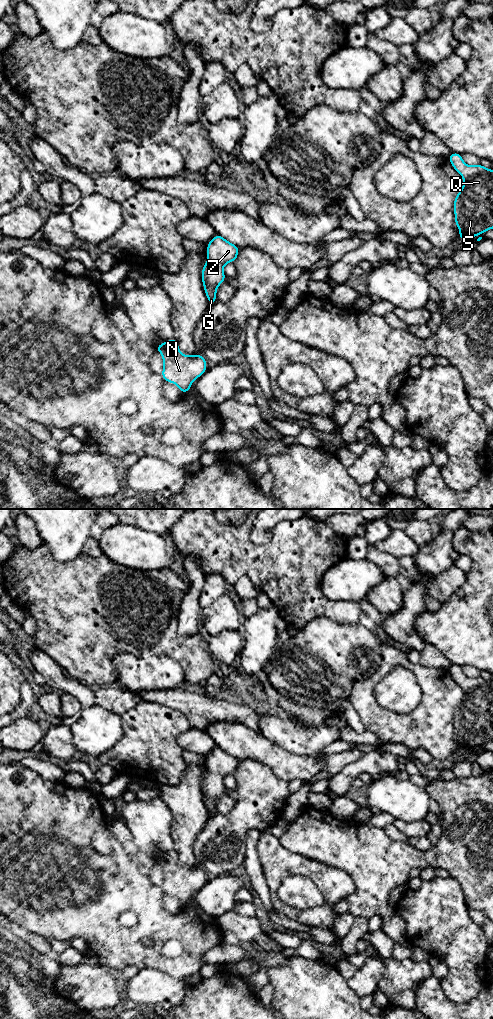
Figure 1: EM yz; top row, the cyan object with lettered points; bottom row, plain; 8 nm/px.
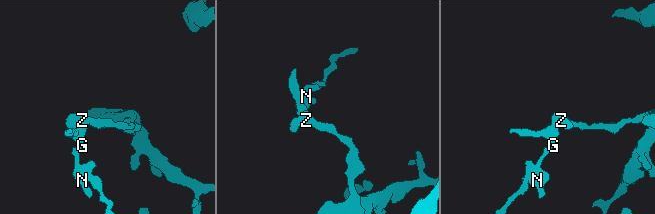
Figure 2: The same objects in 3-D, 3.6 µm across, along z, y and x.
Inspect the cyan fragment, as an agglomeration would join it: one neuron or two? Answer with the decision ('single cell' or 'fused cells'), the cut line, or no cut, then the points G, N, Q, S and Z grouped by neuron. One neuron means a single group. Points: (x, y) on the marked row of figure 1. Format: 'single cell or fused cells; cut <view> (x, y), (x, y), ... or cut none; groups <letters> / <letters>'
single cell; cut none; groups G N Q S Z

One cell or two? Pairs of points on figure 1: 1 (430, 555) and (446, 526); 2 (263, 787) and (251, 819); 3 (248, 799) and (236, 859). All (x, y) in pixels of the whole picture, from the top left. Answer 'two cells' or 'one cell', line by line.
1: one cell
2: one cell
3: one cell

